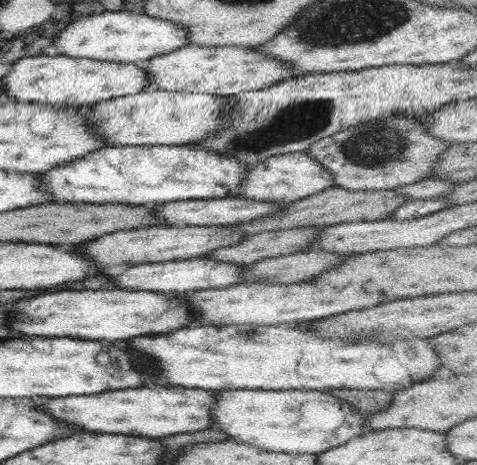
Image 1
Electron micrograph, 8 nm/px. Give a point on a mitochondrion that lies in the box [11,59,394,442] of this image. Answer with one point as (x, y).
(296, 122)

